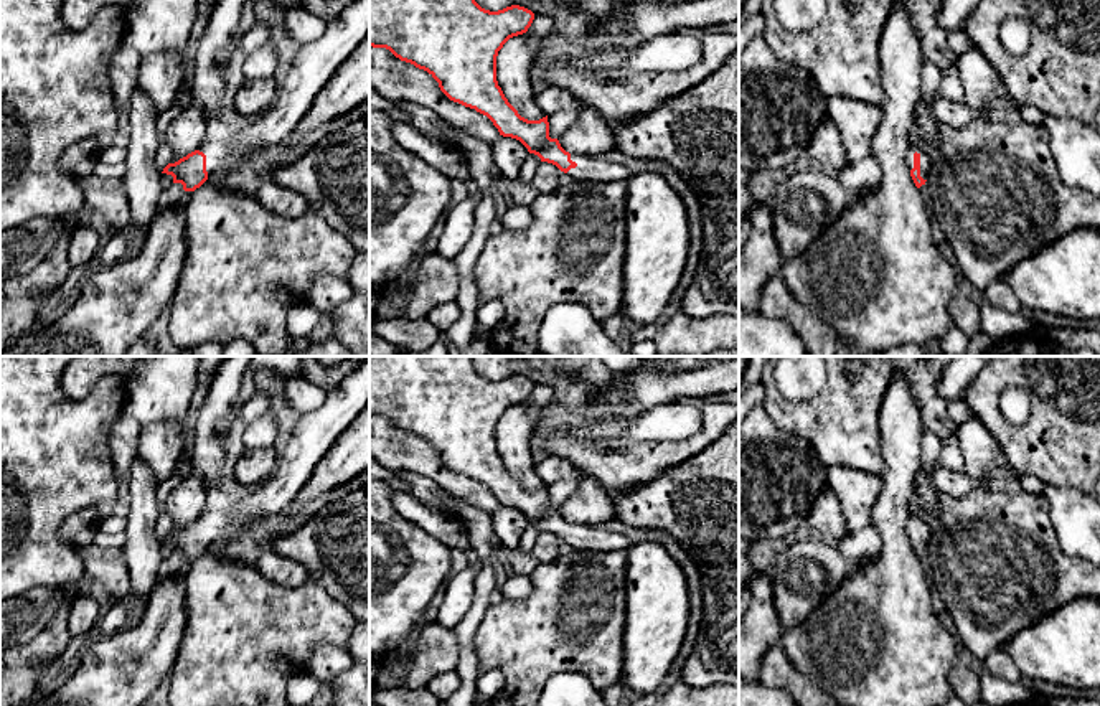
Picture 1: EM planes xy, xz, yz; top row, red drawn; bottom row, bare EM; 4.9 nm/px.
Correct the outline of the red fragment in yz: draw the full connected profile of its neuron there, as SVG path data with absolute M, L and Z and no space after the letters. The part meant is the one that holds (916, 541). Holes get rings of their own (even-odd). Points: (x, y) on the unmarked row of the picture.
M910 513L907 518L907 536L915 556L920 558L925 554L927 546L930 544L930 525L927 516Z

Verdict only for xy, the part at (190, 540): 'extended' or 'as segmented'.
extended

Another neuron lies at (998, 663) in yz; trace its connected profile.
M1001 648L991 652L980 661L980 670L986 671L994 678L1001 678L1011 683L1019 683L1021 673L1014 665L1013 658L1004 653Z

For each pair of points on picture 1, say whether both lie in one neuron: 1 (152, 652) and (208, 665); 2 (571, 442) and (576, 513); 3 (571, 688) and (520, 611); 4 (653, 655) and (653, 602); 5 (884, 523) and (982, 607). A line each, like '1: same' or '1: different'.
1: different
2: different
3: different
4: same
5: different

